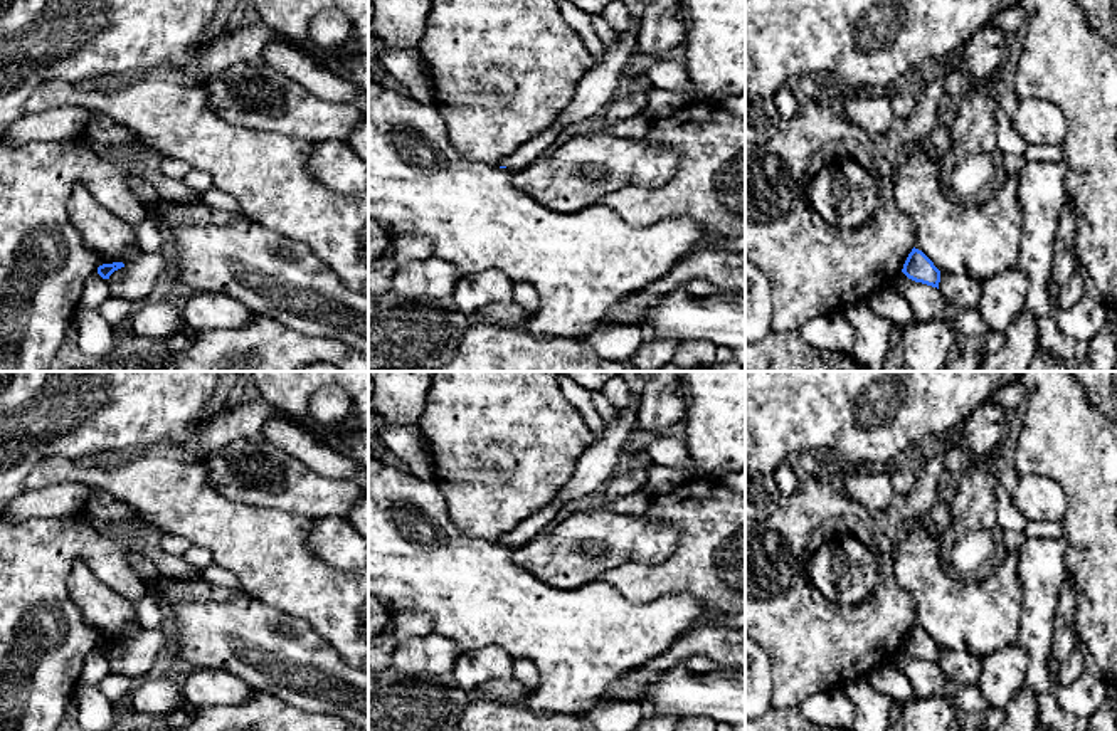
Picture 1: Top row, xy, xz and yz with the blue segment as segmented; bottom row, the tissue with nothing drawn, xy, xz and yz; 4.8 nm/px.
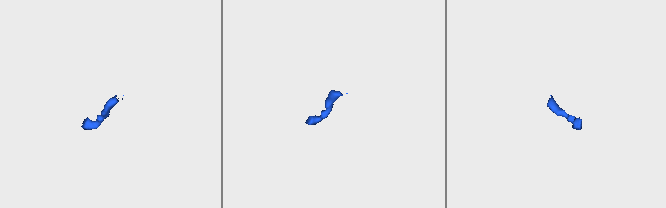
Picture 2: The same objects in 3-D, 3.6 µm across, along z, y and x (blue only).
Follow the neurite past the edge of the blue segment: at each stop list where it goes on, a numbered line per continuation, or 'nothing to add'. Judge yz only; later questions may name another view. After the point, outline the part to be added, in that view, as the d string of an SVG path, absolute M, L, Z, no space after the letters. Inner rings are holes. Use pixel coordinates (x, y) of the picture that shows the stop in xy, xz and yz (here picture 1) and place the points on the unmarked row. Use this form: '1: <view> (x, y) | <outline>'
nothing to add

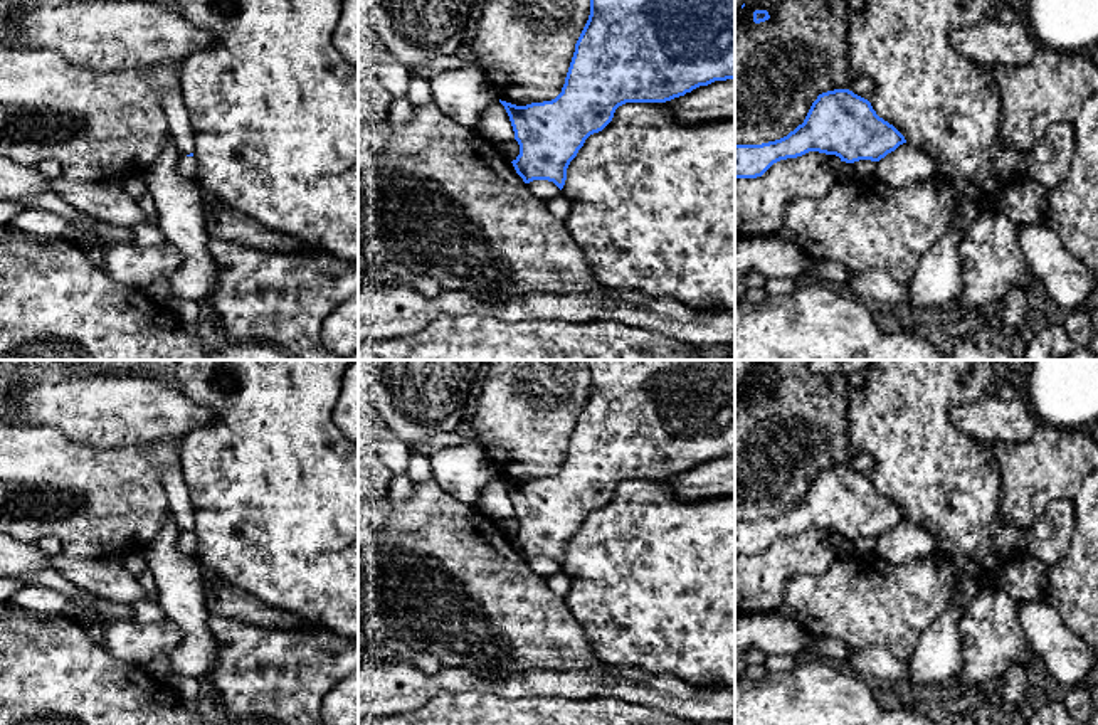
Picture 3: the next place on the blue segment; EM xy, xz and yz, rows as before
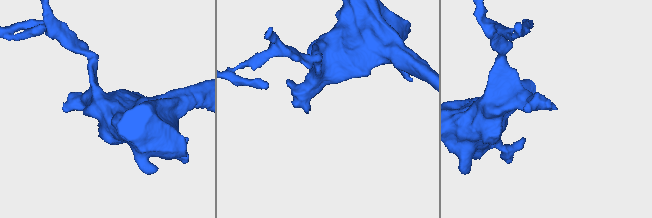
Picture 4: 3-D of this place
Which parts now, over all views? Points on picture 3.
1: xy (185, 544) | M178 533L175 545L180 555L193 557L197 552L197 535Z

